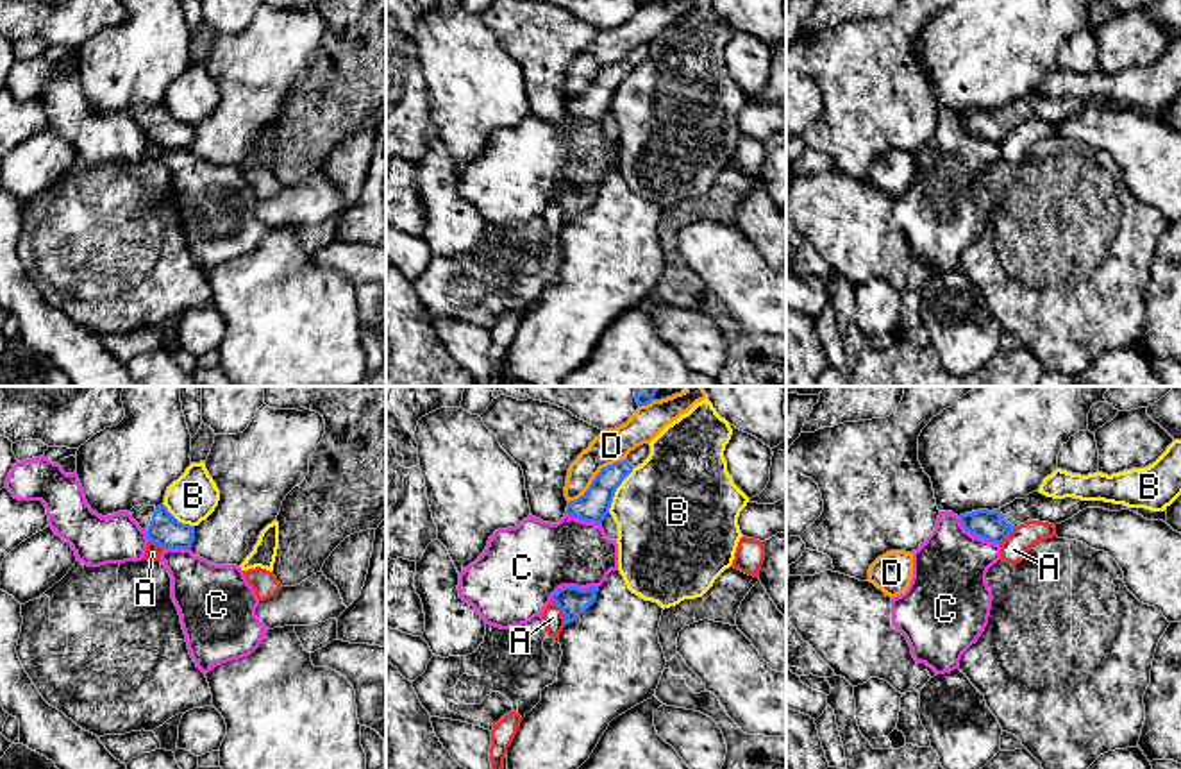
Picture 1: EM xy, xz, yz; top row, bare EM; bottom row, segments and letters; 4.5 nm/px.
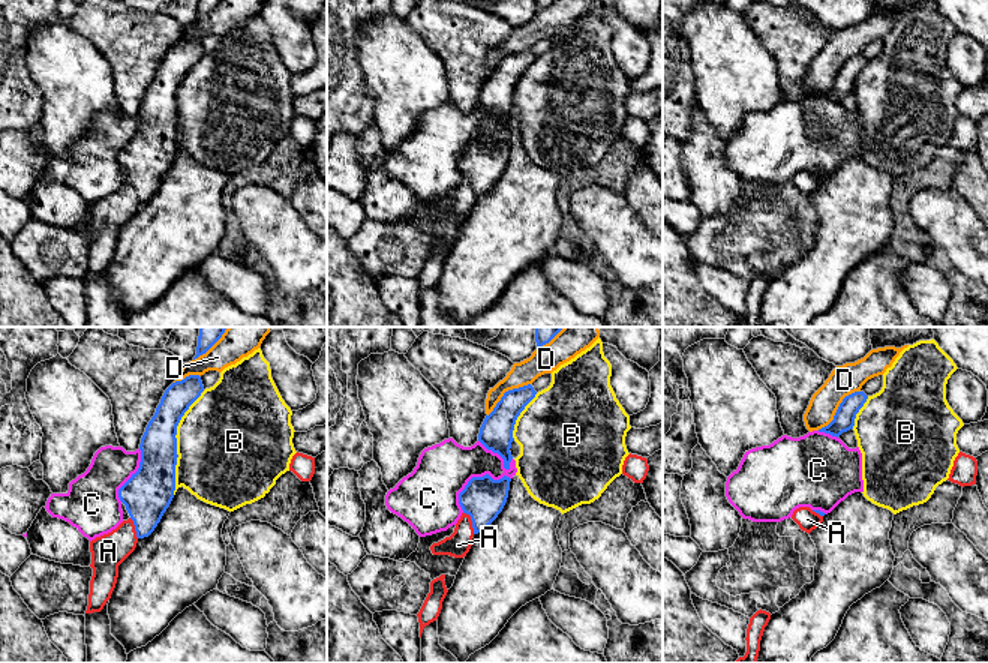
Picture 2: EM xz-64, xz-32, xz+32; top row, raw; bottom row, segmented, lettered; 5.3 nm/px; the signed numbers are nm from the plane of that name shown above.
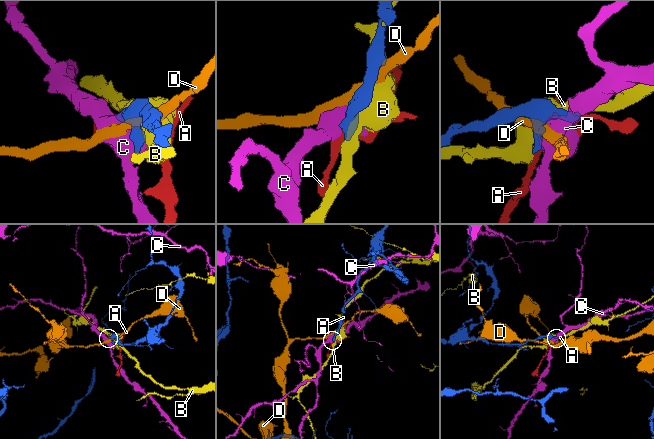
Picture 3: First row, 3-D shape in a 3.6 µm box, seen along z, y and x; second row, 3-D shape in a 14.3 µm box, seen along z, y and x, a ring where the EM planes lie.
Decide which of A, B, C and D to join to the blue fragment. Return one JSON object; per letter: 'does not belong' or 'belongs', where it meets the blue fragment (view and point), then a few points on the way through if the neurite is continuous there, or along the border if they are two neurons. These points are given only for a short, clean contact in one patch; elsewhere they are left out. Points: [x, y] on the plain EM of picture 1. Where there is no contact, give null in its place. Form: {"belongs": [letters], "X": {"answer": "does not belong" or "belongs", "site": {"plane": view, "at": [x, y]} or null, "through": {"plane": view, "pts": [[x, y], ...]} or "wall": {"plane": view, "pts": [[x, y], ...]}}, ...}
{"belongs": [], "A": {"answer": "does not belong", "site": {"plane": "xz", "at": [563, 211]}, "wall": {"plane": "xz", "pts": [[551, 199], [561, 210], [565, 224]]}}, "B": {"answer": "does not belong", "site": {"plane": "xz", "at": [615, 90]}}, "C": {"answer": "does not belong", "site": {"plane": "xz", "at": [572, 186]}}, "D": {"answer": "does not belong", "site": {"plane": "xz", "at": [595, 77]}}}

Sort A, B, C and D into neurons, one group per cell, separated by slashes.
A / B / C / D

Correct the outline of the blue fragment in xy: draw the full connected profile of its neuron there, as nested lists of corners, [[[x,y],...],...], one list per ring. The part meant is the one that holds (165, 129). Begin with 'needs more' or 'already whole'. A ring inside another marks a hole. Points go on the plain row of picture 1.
needs more | [[[164,104],[157,107],[134,106],[129,113],[147,132],[147,138],[163,148],[189,148],[195,141],[195,125],[179,122]]]

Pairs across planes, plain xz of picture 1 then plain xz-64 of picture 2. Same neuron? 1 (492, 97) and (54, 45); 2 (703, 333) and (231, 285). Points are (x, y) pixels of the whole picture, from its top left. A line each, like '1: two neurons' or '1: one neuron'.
1: one neuron
2: one neuron

